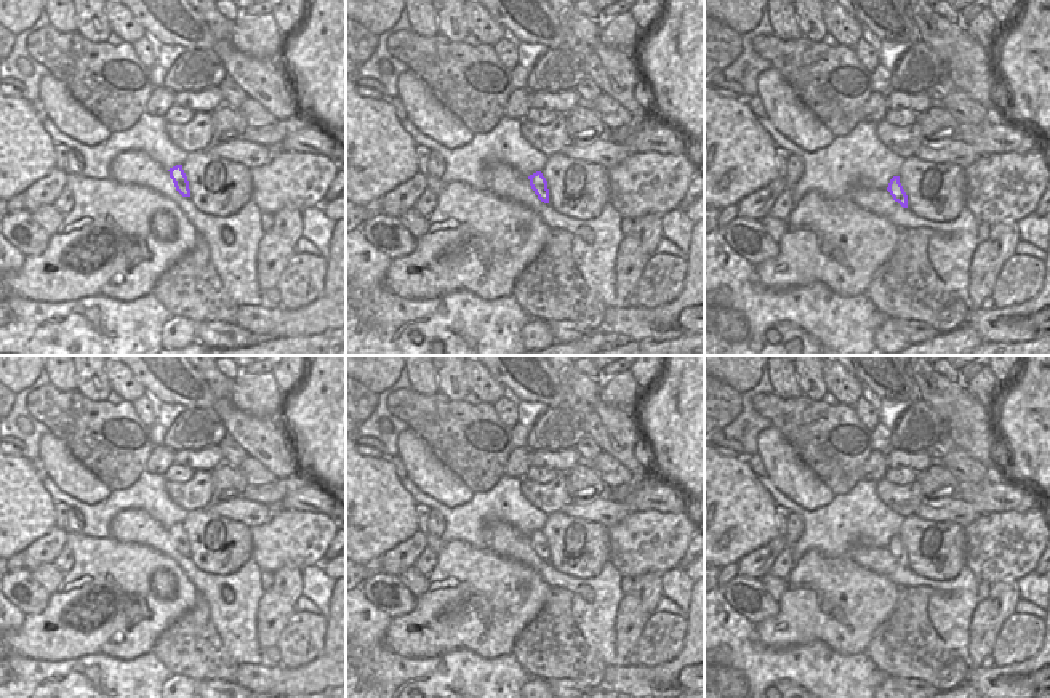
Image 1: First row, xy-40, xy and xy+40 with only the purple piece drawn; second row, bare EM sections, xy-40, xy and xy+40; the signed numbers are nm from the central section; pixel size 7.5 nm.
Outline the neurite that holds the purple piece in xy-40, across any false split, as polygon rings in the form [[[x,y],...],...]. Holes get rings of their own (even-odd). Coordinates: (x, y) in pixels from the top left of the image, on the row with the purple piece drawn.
[[[176,165],[176,166],[170,168],[168,171],[170,171],[170,178],[174,183],[176,191],[182,197],[190,197],[189,181],[187,181],[187,176],[182,170],[182,165]]]

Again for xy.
[[[536,171],[536,173],[530,174],[528,179],[530,179],[530,186],[535,191],[535,194],[538,195],[538,199],[544,203],[549,203],[547,181],[543,176],[543,173]]]

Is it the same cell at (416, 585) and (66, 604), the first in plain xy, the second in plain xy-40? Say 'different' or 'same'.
different

